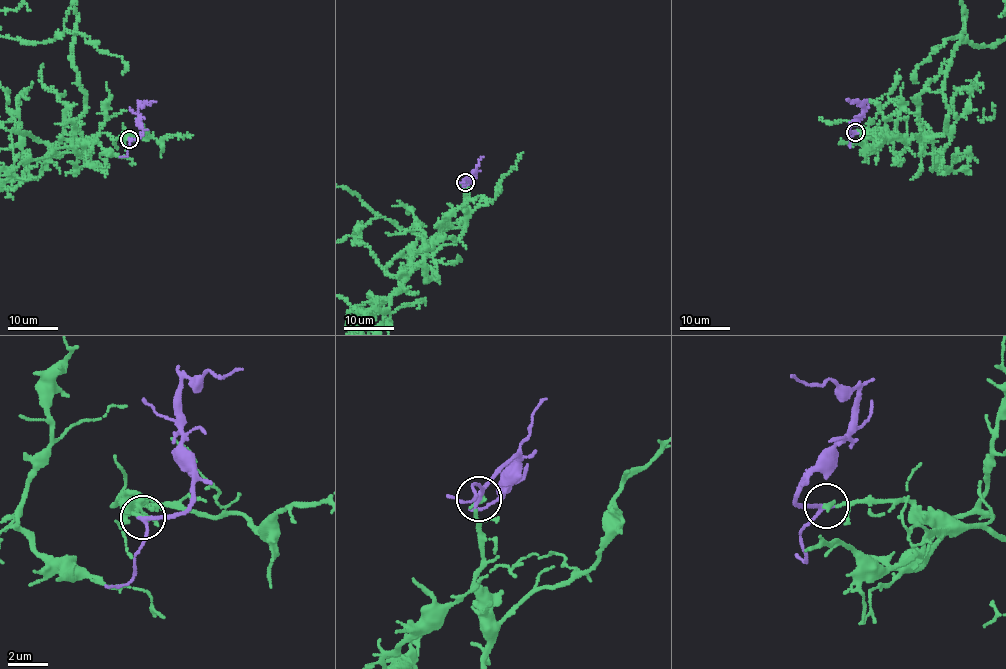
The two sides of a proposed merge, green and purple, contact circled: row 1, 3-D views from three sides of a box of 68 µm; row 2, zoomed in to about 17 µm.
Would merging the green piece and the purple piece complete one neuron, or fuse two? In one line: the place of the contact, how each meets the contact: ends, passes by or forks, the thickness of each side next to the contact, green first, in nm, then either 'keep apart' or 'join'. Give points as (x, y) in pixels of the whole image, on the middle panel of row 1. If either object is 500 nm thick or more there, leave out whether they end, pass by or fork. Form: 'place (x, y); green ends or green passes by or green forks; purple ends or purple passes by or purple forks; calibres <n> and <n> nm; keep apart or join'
place (465, 182); green ends; purple passes by; calibres 190 and 200 nm; join

